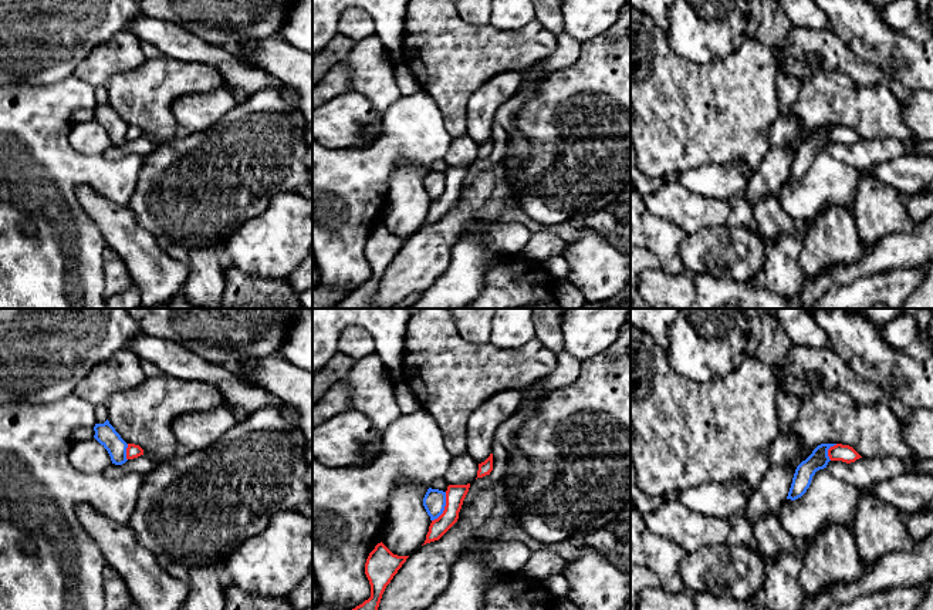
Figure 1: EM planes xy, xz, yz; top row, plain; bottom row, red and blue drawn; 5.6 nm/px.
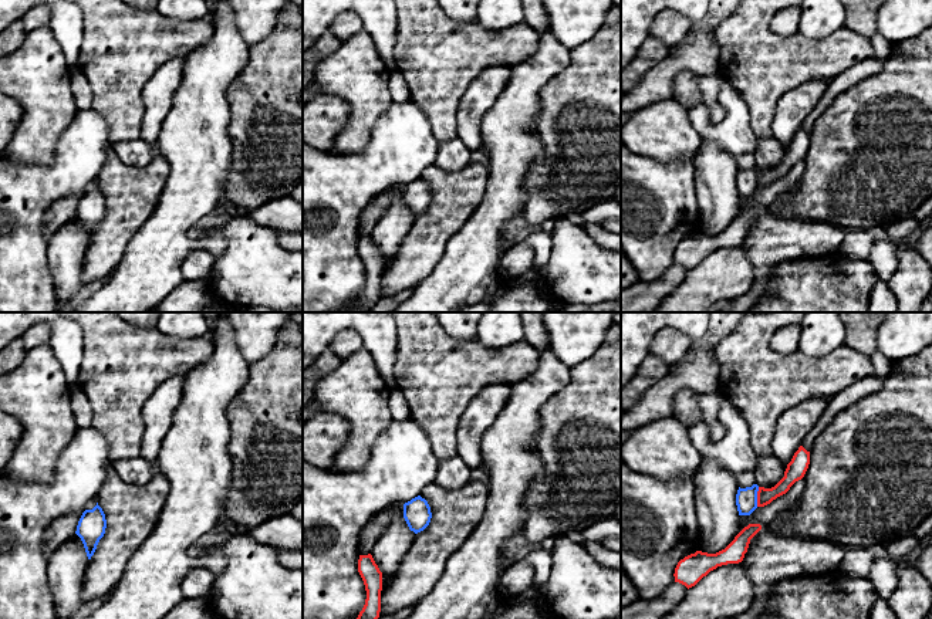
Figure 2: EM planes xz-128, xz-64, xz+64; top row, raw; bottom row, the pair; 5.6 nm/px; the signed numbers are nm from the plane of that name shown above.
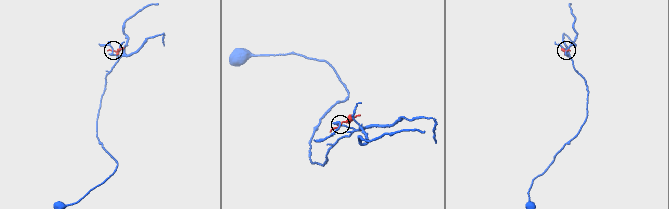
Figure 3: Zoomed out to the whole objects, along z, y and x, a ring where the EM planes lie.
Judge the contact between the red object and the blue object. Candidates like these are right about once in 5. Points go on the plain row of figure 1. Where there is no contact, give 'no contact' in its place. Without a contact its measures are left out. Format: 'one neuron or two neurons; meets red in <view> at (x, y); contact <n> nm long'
two neurons; meets red in xz at (445, 189); contact 190 nm long

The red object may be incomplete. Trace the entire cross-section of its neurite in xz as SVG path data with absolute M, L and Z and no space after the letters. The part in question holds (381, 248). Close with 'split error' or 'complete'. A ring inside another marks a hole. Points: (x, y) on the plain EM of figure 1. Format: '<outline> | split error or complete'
M382 223L369 235L365 256L371 266L371 279L352 290L335 309L373 309L382 276L409 237L393 236Z | complete

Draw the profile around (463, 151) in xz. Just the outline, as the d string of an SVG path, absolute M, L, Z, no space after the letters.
M466 134L452 139L444 161L449 166L467 166L477 159L479 144Z

